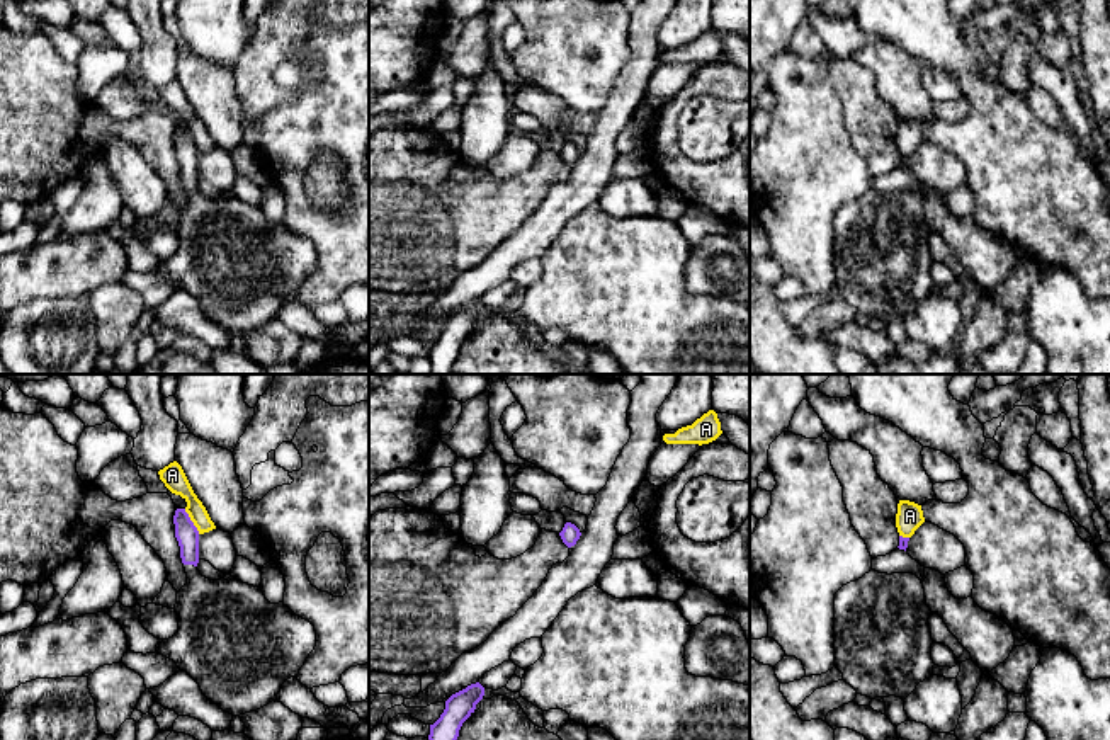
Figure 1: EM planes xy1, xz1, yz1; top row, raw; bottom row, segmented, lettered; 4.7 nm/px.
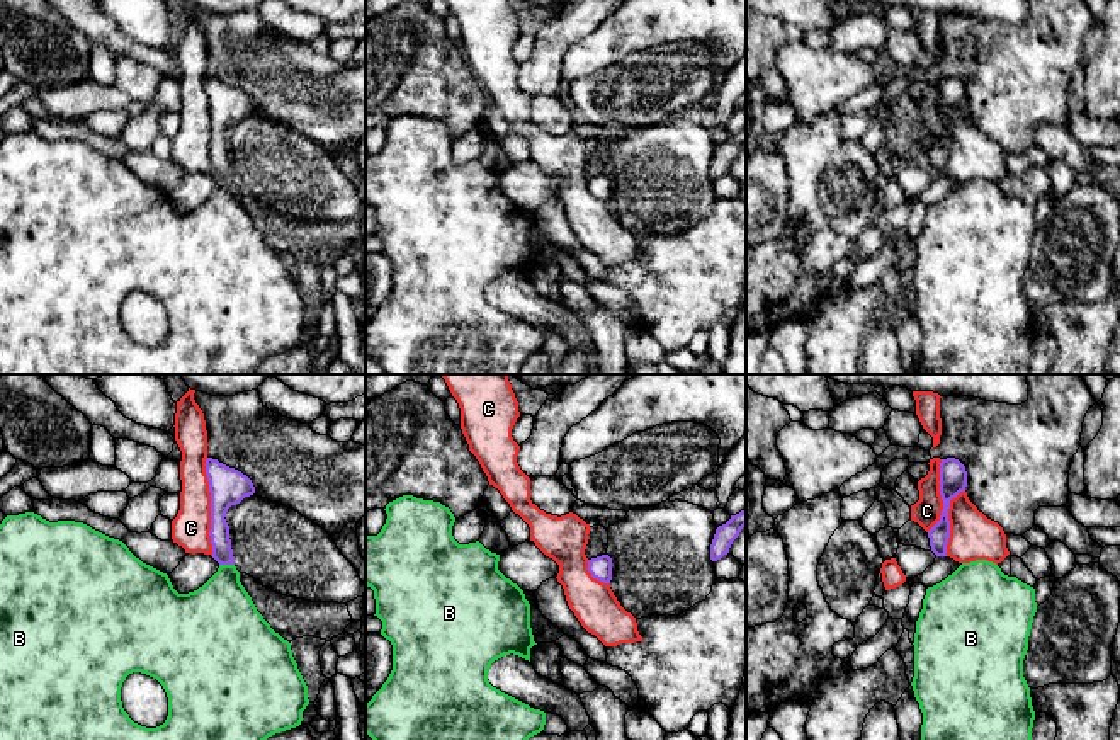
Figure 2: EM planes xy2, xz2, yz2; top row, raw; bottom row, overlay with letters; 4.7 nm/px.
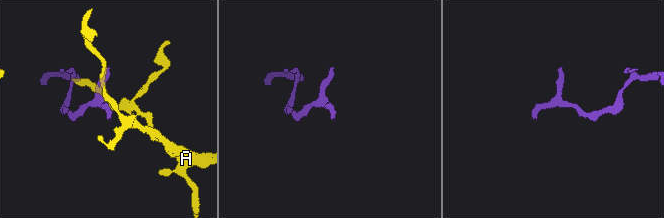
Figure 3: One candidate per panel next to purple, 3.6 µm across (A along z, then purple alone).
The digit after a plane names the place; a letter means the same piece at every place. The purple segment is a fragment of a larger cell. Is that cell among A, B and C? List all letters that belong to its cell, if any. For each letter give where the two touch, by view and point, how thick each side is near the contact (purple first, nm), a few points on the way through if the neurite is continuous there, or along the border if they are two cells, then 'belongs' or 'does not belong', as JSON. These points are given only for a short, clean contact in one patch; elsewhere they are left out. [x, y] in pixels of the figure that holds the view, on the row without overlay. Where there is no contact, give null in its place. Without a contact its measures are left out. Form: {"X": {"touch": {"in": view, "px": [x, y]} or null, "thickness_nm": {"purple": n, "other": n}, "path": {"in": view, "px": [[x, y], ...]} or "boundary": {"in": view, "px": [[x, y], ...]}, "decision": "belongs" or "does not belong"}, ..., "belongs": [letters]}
{"A": {"touch": {"in": "xy1", "px": [191, 140]}, "thickness_nm": {"purple": 110, "other": 110}, "boundary": {"in": "xy1", "px": [[184, 128], [199, 152]]}, "decision": "does not belong"}, "B": {"touch": {"in": "xy2", "px": [226, 182]}, "thickness_nm": {"purple": 100, "other": 320}, "boundary": {"in": "xy2", "px": [[220, 182], [233, 184]]}, "decision": "does not belong"}, "C": {"touch": {"in": "xy2", "px": [211, 126]}, "thickness_nm": {"purple": 180, "other": 180}, "decision": "does not belong"}, "belongs": []}

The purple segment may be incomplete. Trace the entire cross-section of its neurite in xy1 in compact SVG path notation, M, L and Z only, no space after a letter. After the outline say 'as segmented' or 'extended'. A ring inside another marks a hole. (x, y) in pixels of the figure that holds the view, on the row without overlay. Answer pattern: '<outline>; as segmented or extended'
M185 128L173 134L175 157L187 192L187 202L177 211L178 250L160 262L156 270L177 282L201 306L202 313L223 330L240 335L272 320L282 303L296 296L316 265L314 245L296 235L284 221L270 223L260 206L226 194L209 199L197 189L199 150Z; extended

